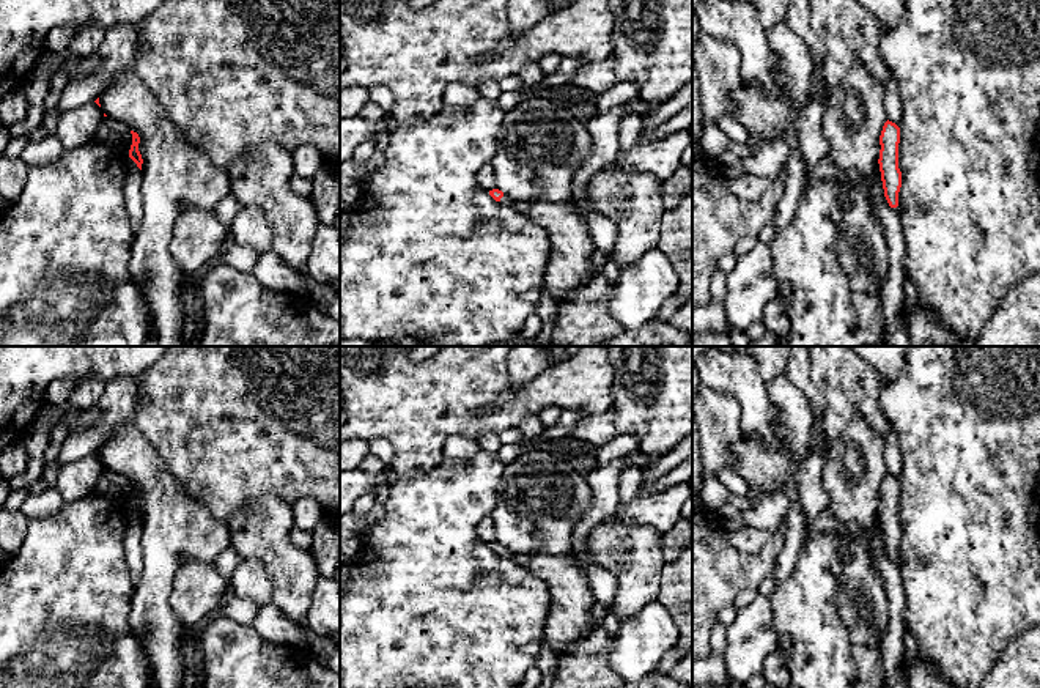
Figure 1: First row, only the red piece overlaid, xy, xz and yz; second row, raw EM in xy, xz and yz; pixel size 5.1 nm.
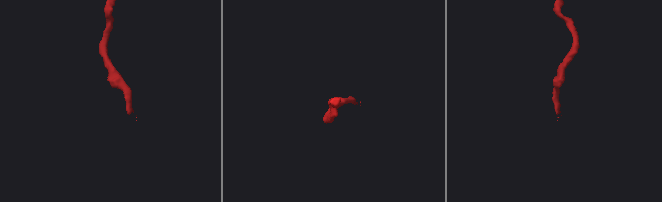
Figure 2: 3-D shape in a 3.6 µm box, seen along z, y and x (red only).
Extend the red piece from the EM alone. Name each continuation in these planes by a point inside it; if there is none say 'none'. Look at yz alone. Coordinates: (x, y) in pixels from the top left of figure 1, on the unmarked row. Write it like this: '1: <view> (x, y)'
1: yz (899, 646)

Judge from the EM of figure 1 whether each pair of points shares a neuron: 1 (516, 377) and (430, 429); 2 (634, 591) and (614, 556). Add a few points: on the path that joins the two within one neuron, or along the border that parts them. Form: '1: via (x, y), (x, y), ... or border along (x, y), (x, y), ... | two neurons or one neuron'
1: border along (508, 362), (508, 388), (494, 403), (483, 408) | two neurons
2: via (634, 583), (634, 577), (622, 564) | one neuron

